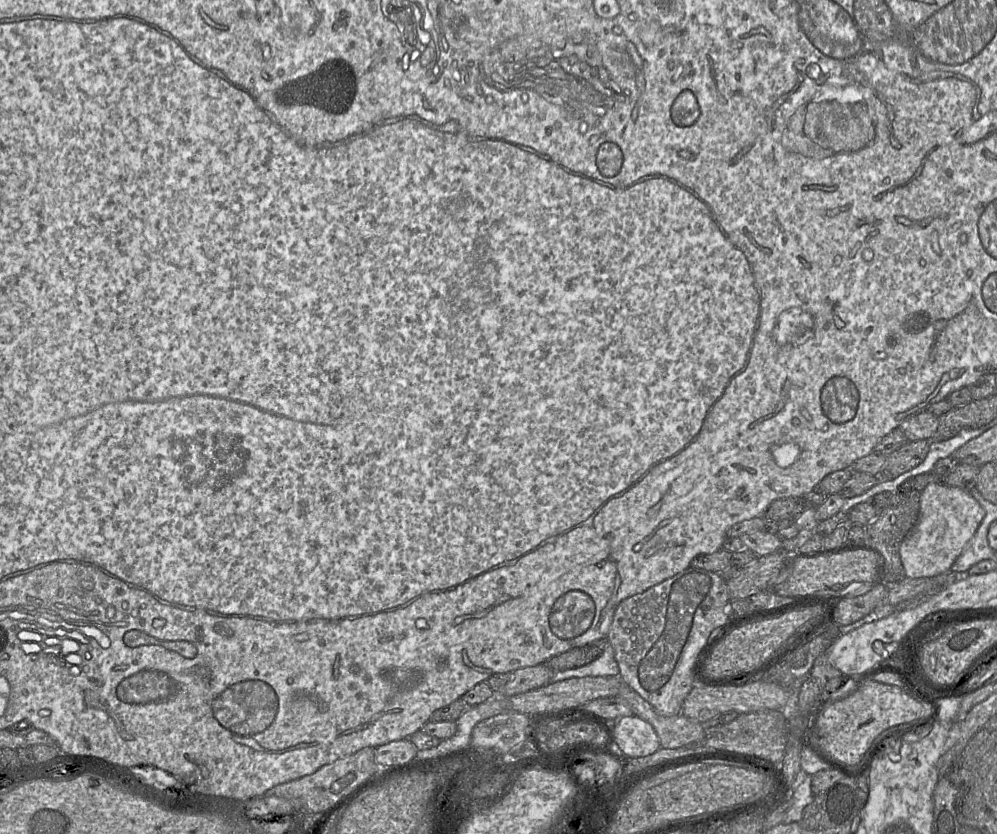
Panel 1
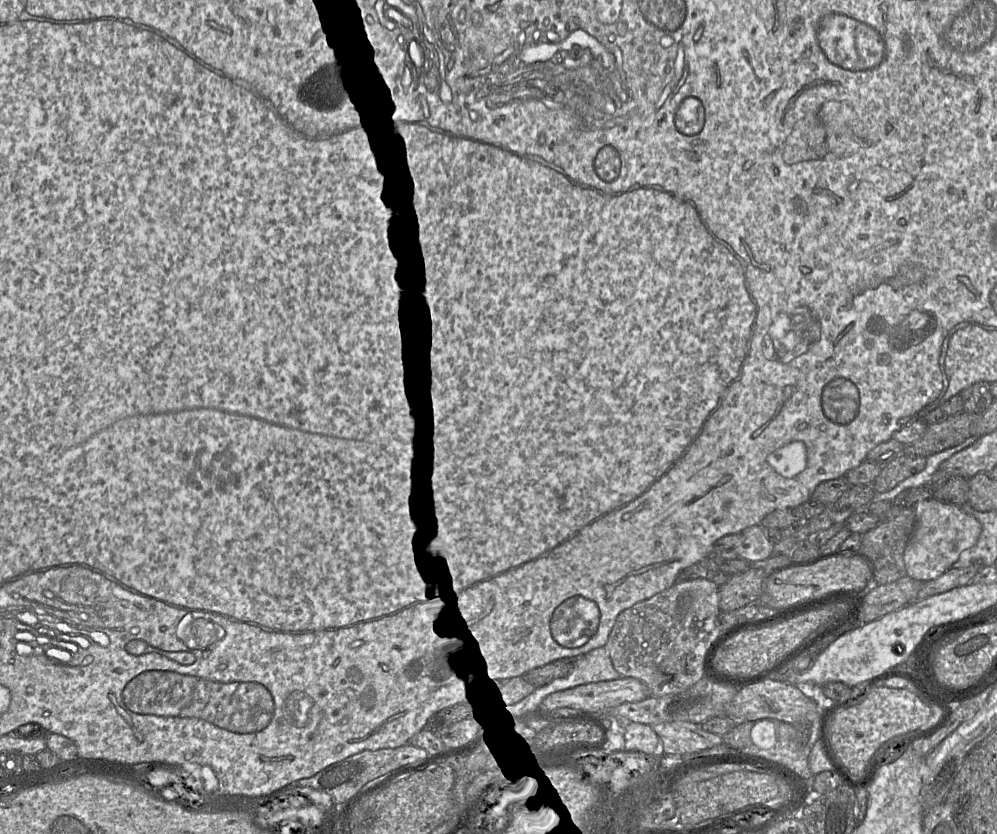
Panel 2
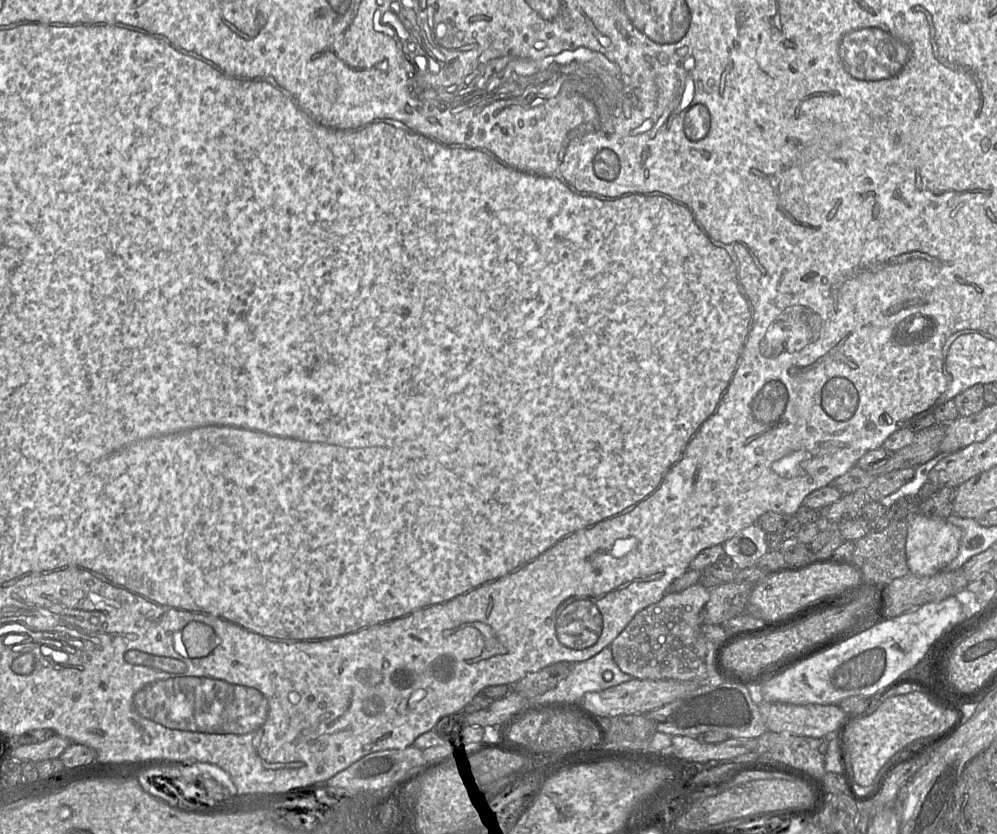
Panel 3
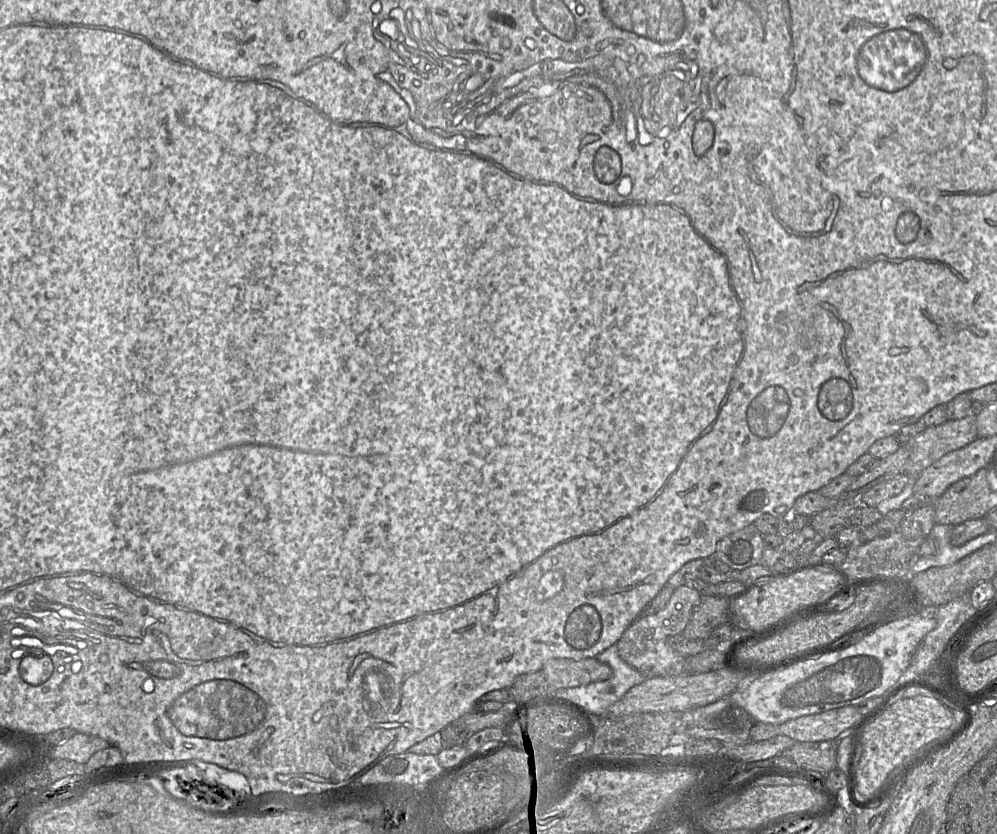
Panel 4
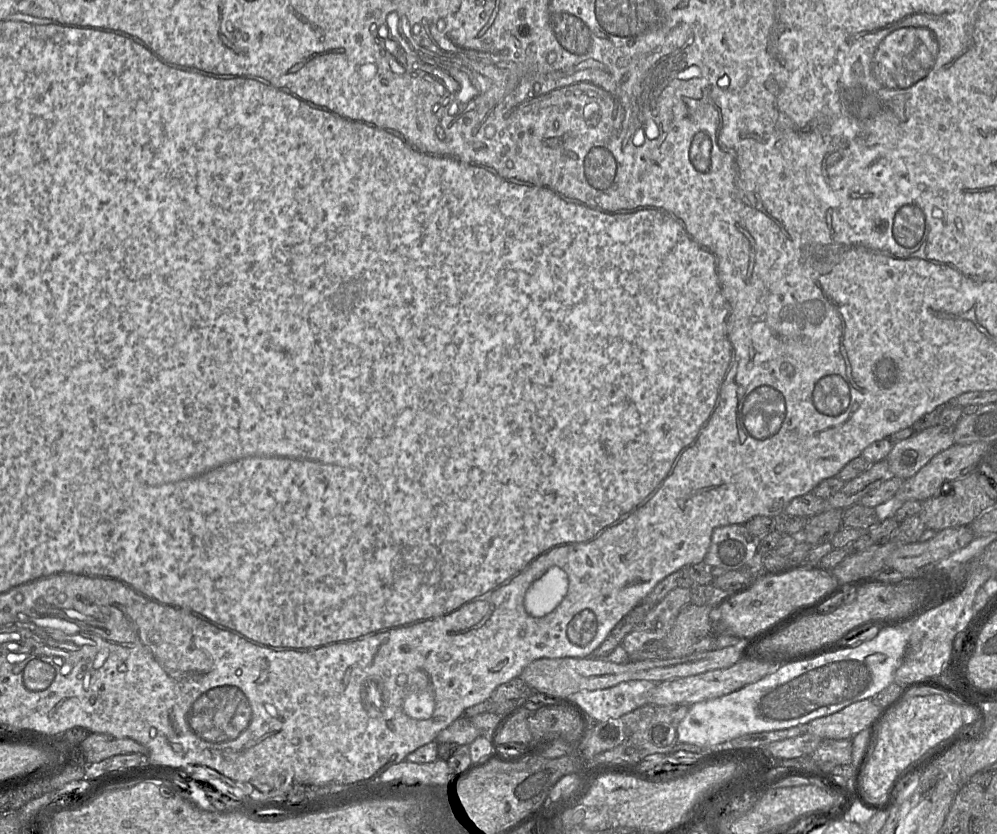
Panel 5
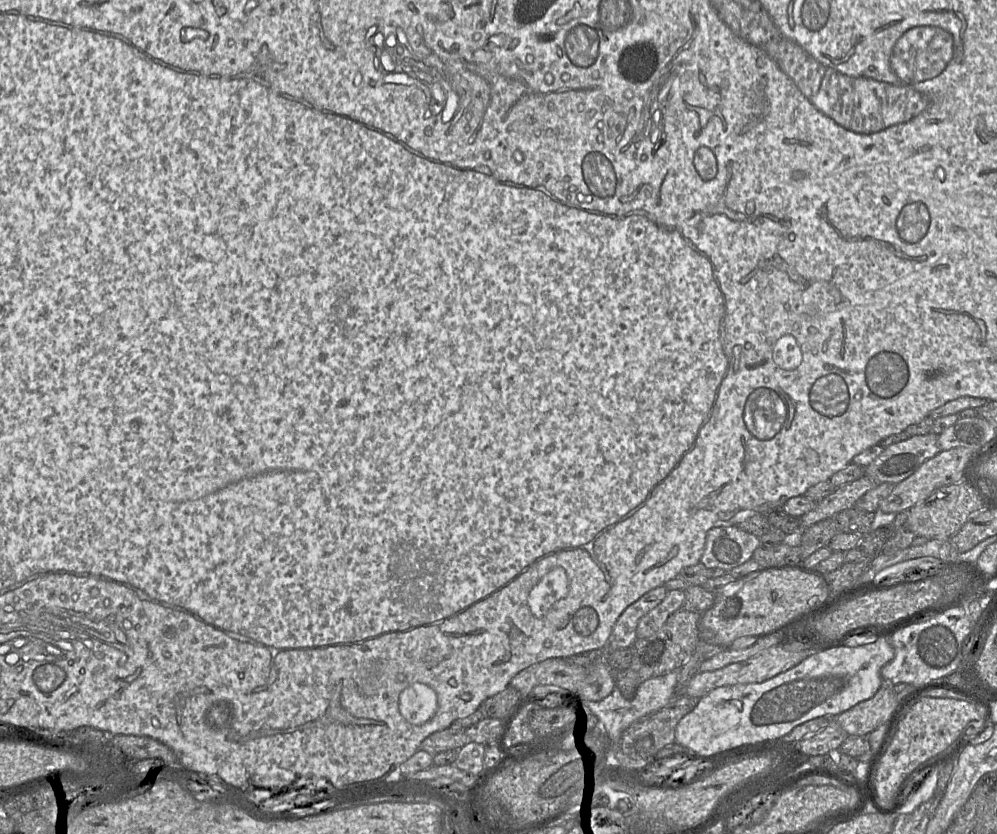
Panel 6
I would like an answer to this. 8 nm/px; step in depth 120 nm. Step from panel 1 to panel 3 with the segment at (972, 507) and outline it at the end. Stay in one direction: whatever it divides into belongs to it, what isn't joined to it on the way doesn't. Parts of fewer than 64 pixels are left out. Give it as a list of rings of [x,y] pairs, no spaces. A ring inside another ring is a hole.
[[[920,512],[909,515],[907,521],[906,560],[909,571],[918,576],[930,576],[942,571],[958,554],[962,530],[947,519],[928,518]]]

